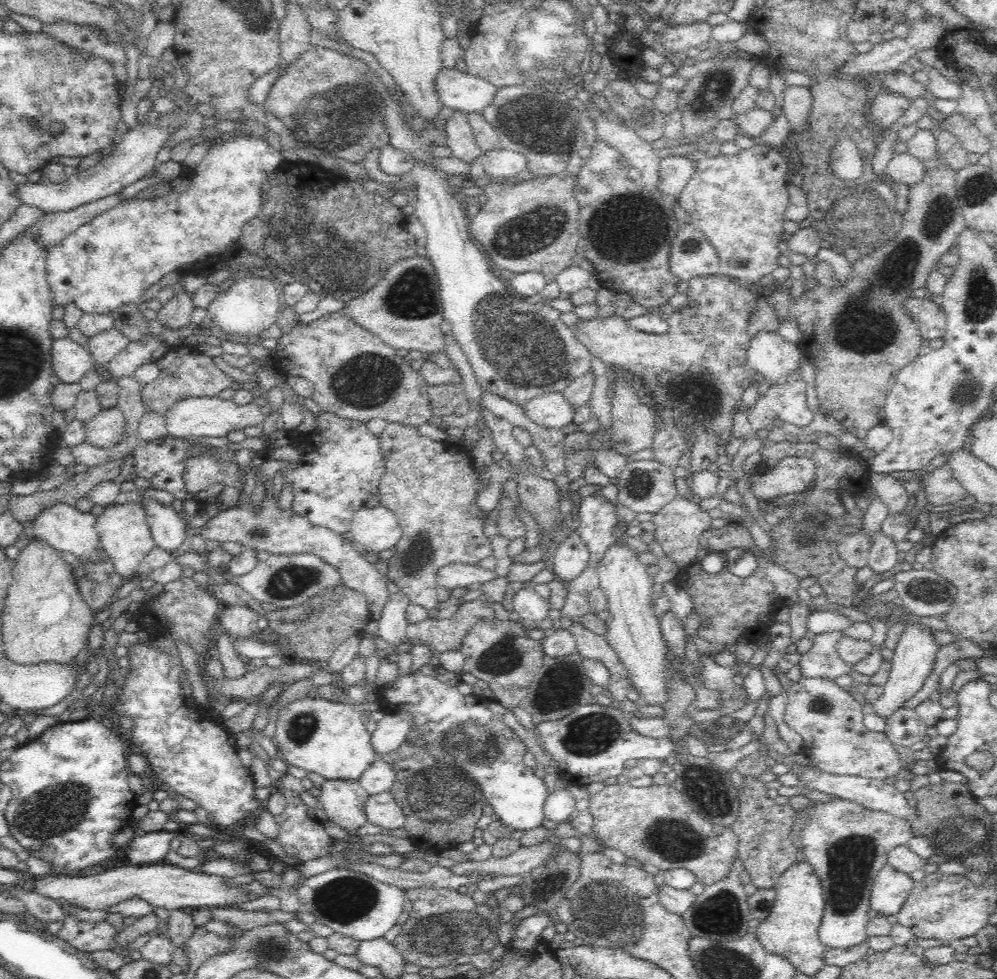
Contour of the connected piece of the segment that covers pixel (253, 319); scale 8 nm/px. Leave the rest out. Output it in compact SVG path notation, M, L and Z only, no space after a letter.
M246 277L243 280L236 278L236 282L228 290L219 292L205 309L213 326L218 326L229 335L246 336L249 339L260 336L278 323L284 305L280 286L274 278Z

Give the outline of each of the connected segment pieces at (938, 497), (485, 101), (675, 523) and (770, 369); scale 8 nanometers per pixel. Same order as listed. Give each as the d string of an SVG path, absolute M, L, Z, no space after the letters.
M946 464L934 470L922 483L925 485L927 502L936 506L958 502L967 494Z
M443 69L437 80L437 91L444 106L464 113L481 113L495 99L501 88L483 78L454 69Z
M688 495L677 496L654 516L656 543L660 545L664 554L674 564L677 564L681 569L685 569L696 562L700 548L700 538L702 538L702 534L711 530L712 521L713 518L709 516L709 511L702 509L698 502L692 501Z
M762 330L751 337L747 366L762 374L769 386L778 385L800 366L802 355L798 343L784 340L777 330Z

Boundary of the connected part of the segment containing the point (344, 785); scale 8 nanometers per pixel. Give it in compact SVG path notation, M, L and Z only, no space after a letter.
M325 779L318 796L329 820L352 833L365 824L368 797L357 780L341 779Z

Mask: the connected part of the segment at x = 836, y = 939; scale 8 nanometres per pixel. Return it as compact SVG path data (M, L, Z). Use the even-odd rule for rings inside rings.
M846 799L818 801L815 808L802 810L797 816L799 817L791 832L791 840L802 846L804 859L814 867L814 873L822 881L824 890L825 910L817 933L820 943L825 947L825 951L850 949L863 944L868 938L867 926L870 920L868 913L871 910L874 880L887 864L887 855L896 847L908 844L914 837L911 826L894 815L873 811Z

